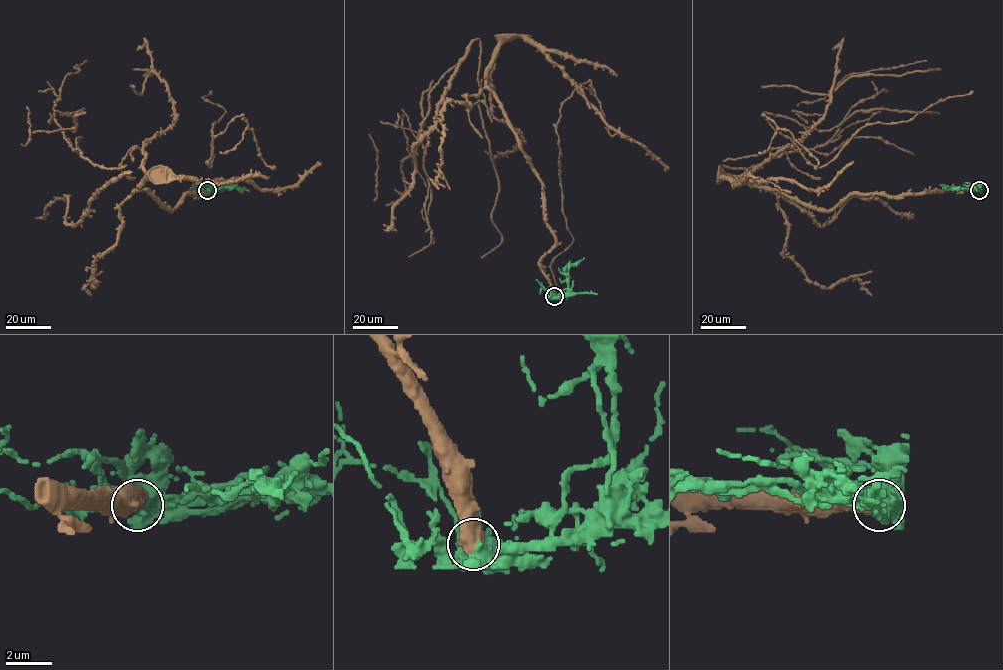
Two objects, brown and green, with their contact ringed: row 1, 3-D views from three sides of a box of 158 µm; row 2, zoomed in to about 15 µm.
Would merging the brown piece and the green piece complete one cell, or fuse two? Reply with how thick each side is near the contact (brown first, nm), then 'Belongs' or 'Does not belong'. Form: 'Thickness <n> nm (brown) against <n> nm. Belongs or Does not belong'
Thickness 650 nm (brown) against 400 nm. Does not belong

